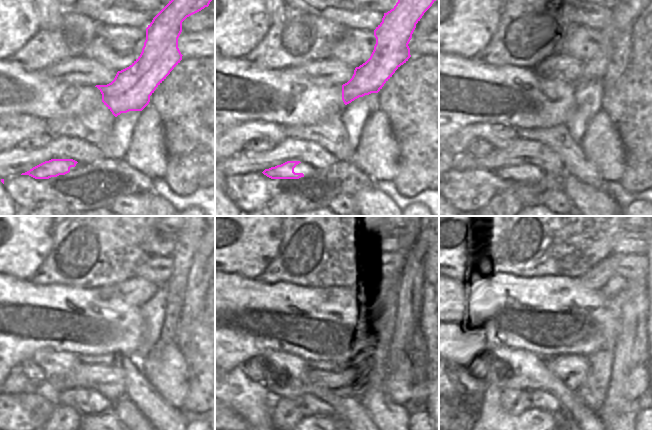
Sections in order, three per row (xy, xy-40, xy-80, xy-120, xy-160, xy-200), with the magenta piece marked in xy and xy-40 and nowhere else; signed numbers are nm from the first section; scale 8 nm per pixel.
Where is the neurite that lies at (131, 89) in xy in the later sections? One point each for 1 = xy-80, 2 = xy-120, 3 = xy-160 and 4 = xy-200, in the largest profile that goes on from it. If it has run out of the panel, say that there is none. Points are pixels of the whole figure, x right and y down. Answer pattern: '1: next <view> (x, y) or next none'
1: next xy-80 (620, 31)
2: next xy-120 (189, 237)
3: next xy-160 (411, 271)
4: next xy-200 (631, 285)

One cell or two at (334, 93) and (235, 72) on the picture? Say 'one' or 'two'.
one

